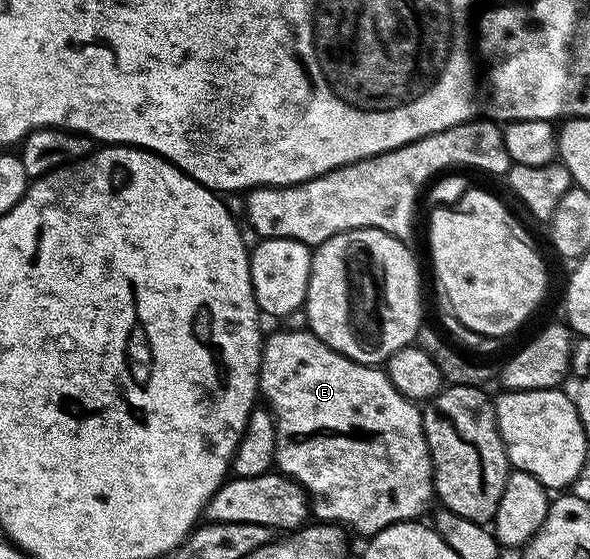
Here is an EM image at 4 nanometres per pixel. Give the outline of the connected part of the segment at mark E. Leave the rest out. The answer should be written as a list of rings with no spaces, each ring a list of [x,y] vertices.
[[[308,328],[299,330],[278,329],[278,334],[273,334],[264,339],[261,347],[261,377],[259,379],[259,394],[267,401],[268,409],[273,412],[273,419],[277,425],[277,460],[276,469],[285,477],[293,479],[305,489],[309,495],[311,514],[316,521],[334,523],[346,531],[354,530],[357,534],[372,536],[378,534],[383,528],[387,528],[396,522],[407,522],[422,517],[421,513],[429,506],[429,501],[434,501],[433,493],[433,461],[429,455],[429,445],[423,432],[421,423],[422,407],[413,399],[403,396],[389,379],[384,369],[376,366],[364,366],[351,361],[347,356],[335,352],[323,340],[319,340],[313,331]]]

